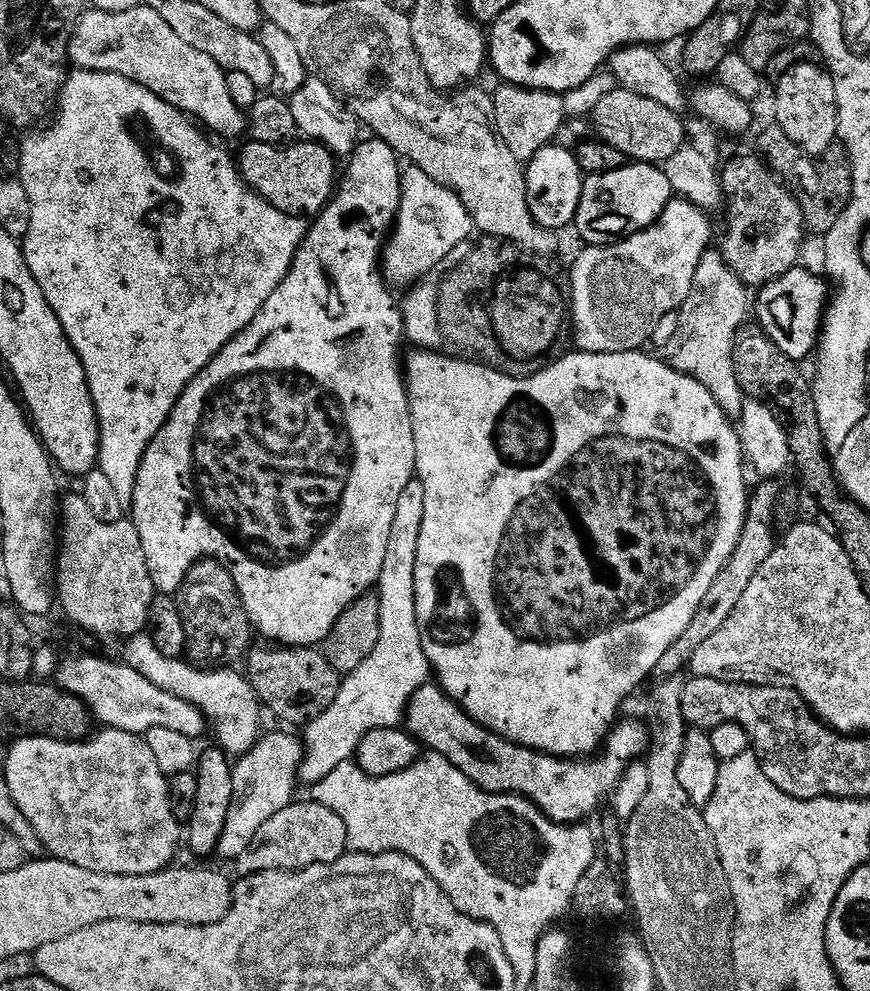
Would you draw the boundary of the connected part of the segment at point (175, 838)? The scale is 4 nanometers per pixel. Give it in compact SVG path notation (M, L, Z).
M104 728L97 731L91 738L79 742L71 740L51 740L45 736L21 736L11 745L2 764L6 774L6 782L10 786L10 794L18 806L18 810L34 826L43 851L49 857L65 860L74 866L82 866L82 870L94 870L98 874L118 874L119 876L145 876L160 872L169 867L176 856L176 847L182 844L182 825L170 814L170 798L168 797L168 777L158 770L158 762L150 746L146 746L143 736L135 736L122 730Z

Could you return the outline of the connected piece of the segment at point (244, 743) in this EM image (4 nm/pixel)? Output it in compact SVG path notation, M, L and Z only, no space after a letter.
M141 634L131 637L124 648L123 663L130 665L142 678L150 678L154 686L162 686L174 698L182 698L202 713L205 721L216 731L215 743L230 758L245 756L260 739L262 727L260 728L260 712L262 705L247 675L240 676L231 667L227 668L197 668L195 664L187 659L166 658L166 654L158 651L154 646L151 636Z

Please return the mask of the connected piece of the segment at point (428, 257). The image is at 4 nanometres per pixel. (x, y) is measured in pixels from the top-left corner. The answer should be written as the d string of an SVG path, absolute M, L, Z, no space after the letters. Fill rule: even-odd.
M409 167L402 176L400 213L396 215L396 223L382 249L382 275L385 281L396 290L411 288L426 274L430 274L430 270L434 270L434 266L438 266L438 262L442 262L442 258L446 258L446 254L454 250L454 246L465 243L469 239L468 235L473 235L473 232L474 225L470 214L458 196L422 170Z

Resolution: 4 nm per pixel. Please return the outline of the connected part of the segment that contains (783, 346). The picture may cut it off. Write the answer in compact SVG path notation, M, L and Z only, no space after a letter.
M804 266L791 268L784 276L763 285L754 296L754 320L760 329L786 354L786 358L804 362L808 355L815 353L822 335L826 305L830 299L830 288L823 279L819 280Z

